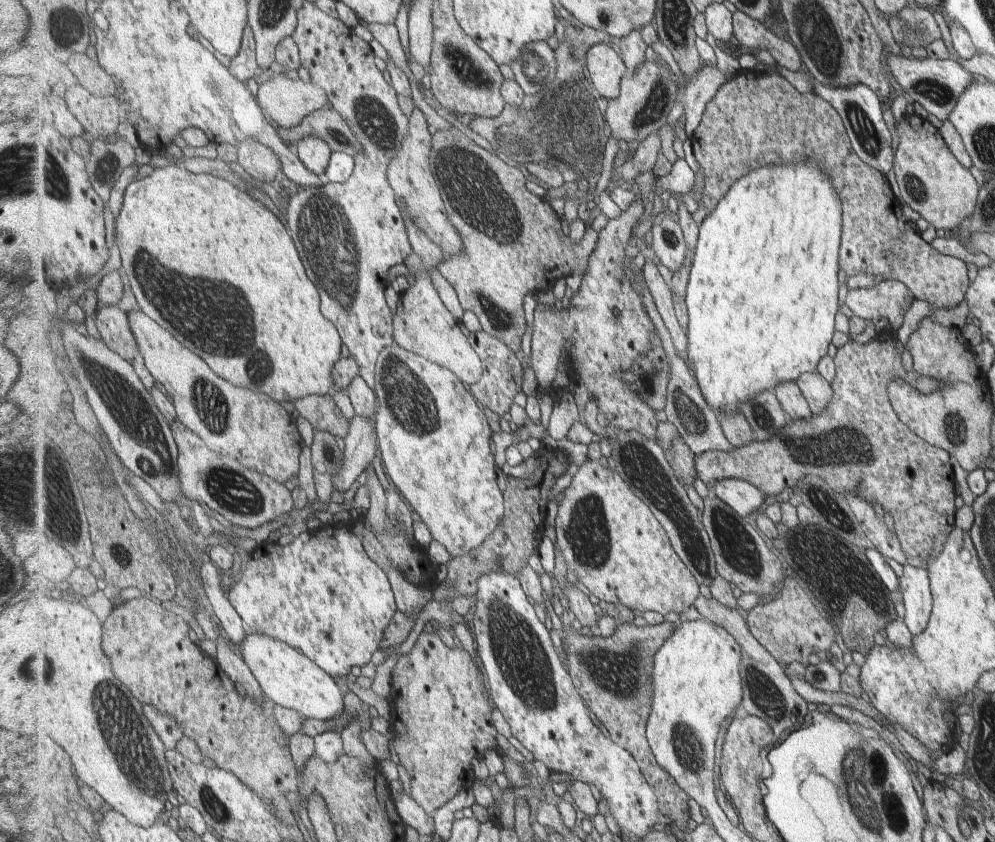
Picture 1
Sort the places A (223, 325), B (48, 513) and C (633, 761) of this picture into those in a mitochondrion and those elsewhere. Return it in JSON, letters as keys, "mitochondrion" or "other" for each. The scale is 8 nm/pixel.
{"A":"mitochondrion","B":"mitochondrion","C":"other"}

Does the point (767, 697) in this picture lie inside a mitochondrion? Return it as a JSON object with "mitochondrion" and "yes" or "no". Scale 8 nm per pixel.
{"mitochondrion":"yes"}

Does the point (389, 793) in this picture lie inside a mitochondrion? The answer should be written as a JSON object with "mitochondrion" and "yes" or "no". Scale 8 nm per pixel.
{"mitochondrion":"no"}

